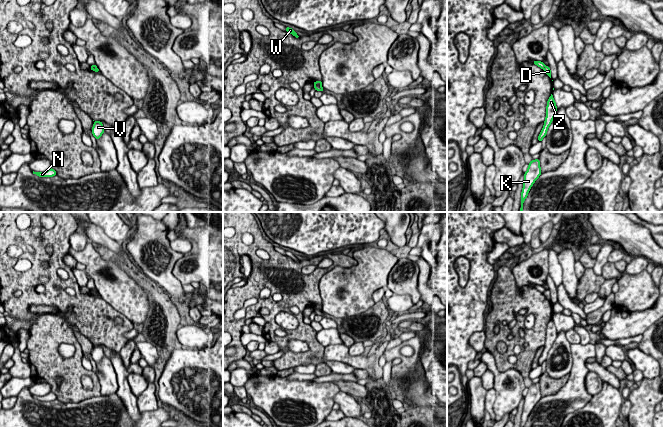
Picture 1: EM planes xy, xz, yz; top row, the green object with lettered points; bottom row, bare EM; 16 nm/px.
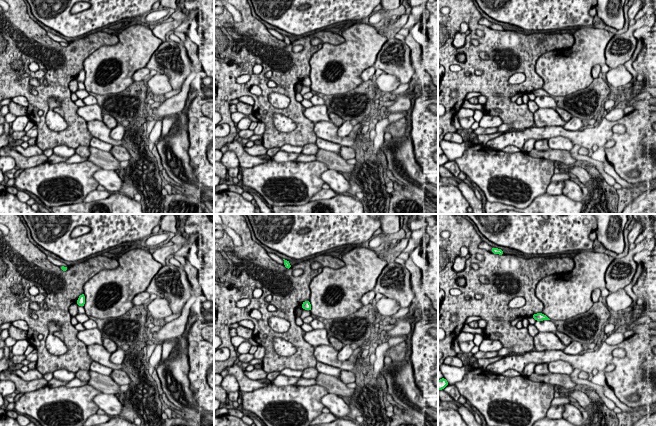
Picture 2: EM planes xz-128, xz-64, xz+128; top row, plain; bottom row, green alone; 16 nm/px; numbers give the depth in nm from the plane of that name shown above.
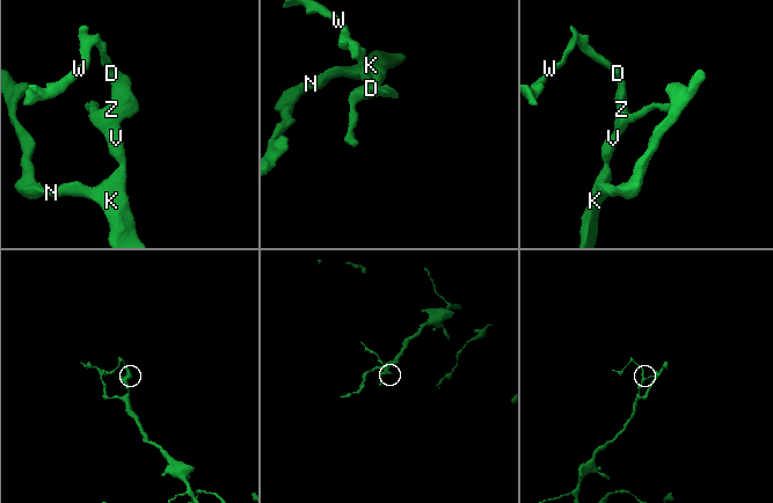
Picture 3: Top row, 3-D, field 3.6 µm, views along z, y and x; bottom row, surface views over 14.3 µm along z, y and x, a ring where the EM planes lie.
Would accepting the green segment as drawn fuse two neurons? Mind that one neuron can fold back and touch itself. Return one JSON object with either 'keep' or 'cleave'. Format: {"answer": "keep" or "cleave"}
{"answer": "cleave"}

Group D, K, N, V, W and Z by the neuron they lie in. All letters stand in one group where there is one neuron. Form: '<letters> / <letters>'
D K N V Z / W

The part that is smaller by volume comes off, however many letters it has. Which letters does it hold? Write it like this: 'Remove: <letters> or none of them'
Remove: W

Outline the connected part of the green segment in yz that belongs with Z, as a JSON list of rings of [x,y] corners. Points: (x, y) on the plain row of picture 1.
[[[553,319],[549,321],[546,330],[546,341],[544,345],[543,352],[538,360],[538,365],[542,366],[543,362],[546,360],[549,350],[551,349],[555,339],[557,337],[556,326],[553,322]]]

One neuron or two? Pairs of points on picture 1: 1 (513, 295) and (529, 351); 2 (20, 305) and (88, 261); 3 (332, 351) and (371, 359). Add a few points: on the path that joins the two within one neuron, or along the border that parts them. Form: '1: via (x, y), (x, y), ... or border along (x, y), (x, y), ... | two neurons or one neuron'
1: via (514, 309), (518, 313), (520, 323), (531, 337) | one neuron
2: border along (72, 270), (80, 287) | two neurons
3: via (342, 355), (349, 360), (361, 360) | one neuron

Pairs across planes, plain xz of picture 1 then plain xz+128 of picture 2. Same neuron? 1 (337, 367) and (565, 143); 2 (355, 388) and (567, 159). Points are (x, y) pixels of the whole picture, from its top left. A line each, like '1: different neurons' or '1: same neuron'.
1: same neuron
2: different neurons

